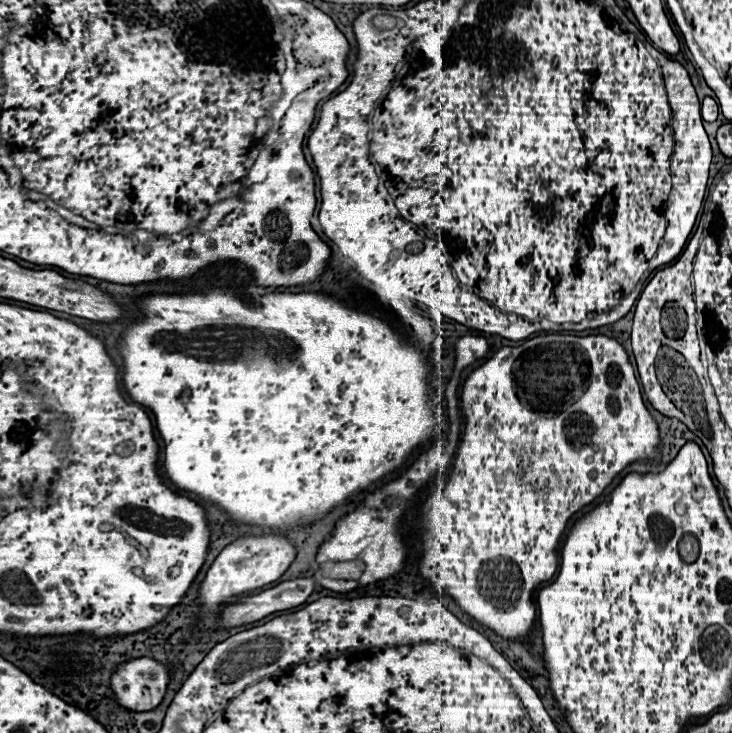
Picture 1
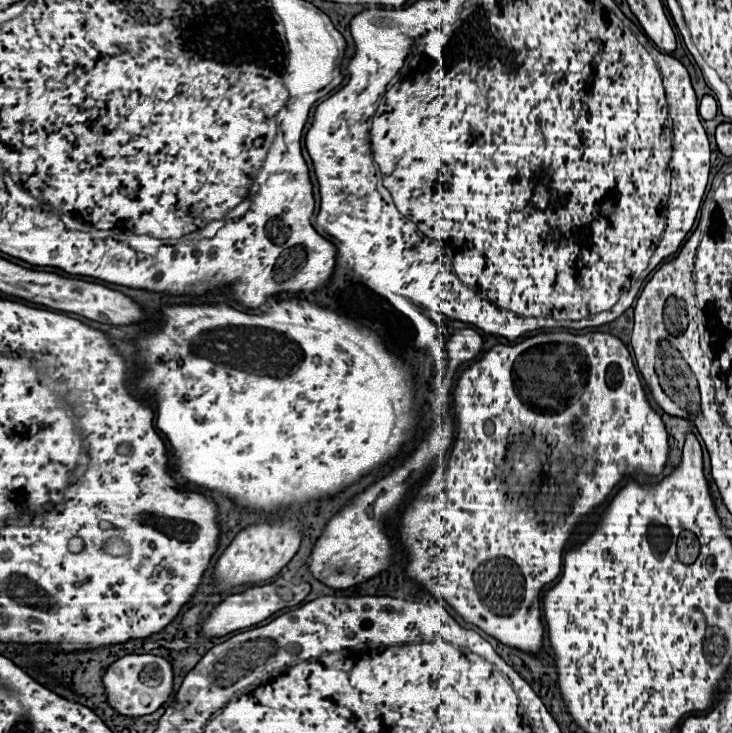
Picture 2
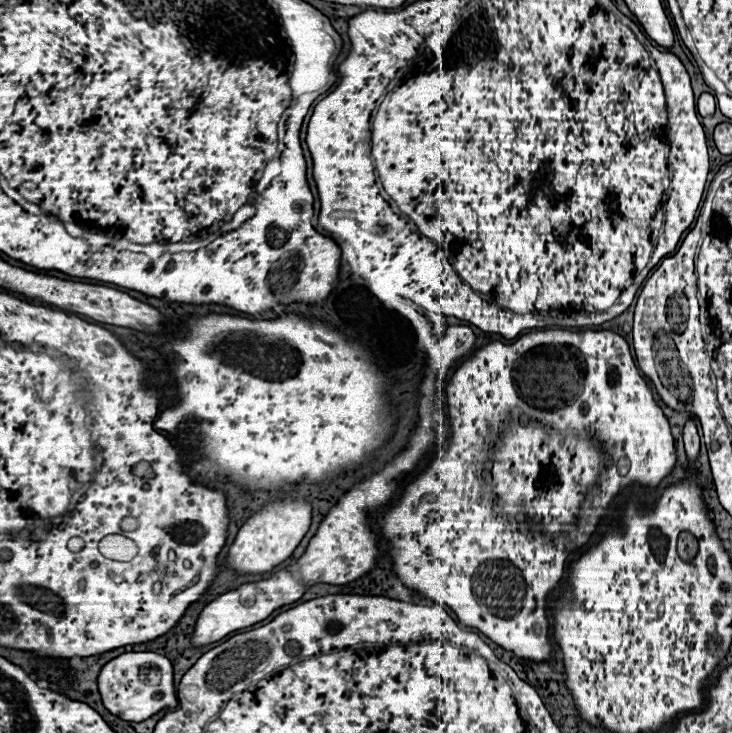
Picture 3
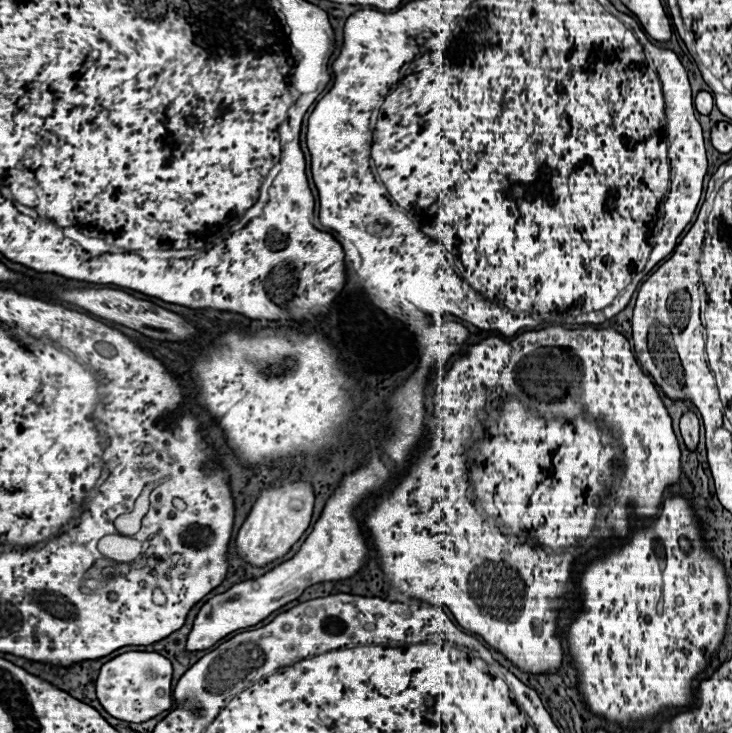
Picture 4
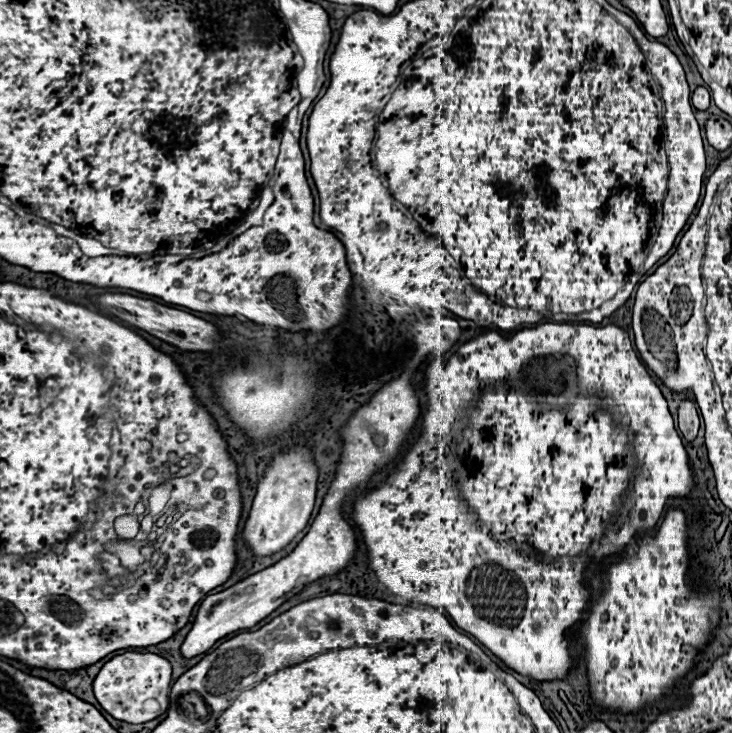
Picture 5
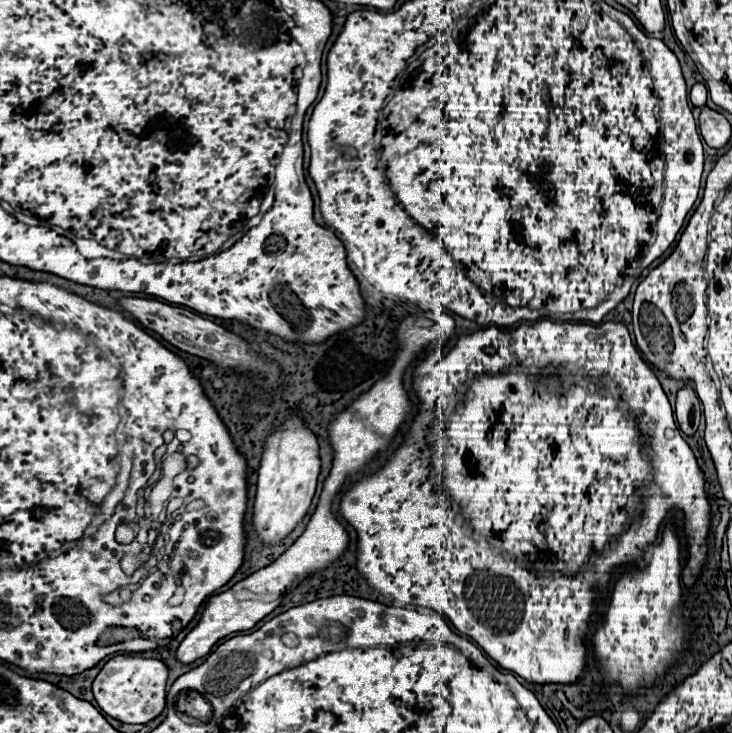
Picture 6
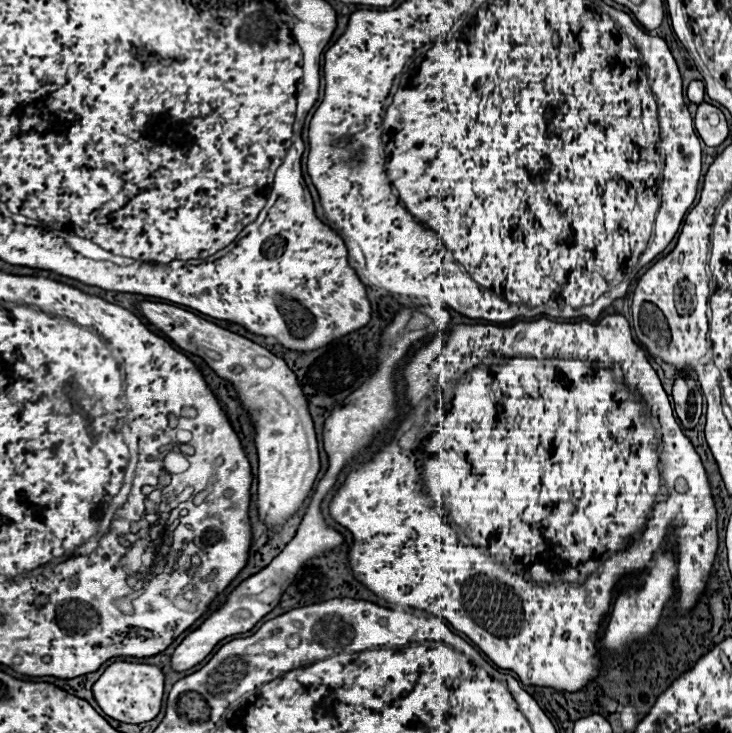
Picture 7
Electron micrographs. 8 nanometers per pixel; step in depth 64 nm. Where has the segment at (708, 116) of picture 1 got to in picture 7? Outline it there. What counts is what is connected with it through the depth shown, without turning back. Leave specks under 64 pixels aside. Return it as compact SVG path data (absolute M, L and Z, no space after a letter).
M700 80L690 82L690 86L688 86L688 98L694 104L702 104L704 102L704 82L700 82Z

